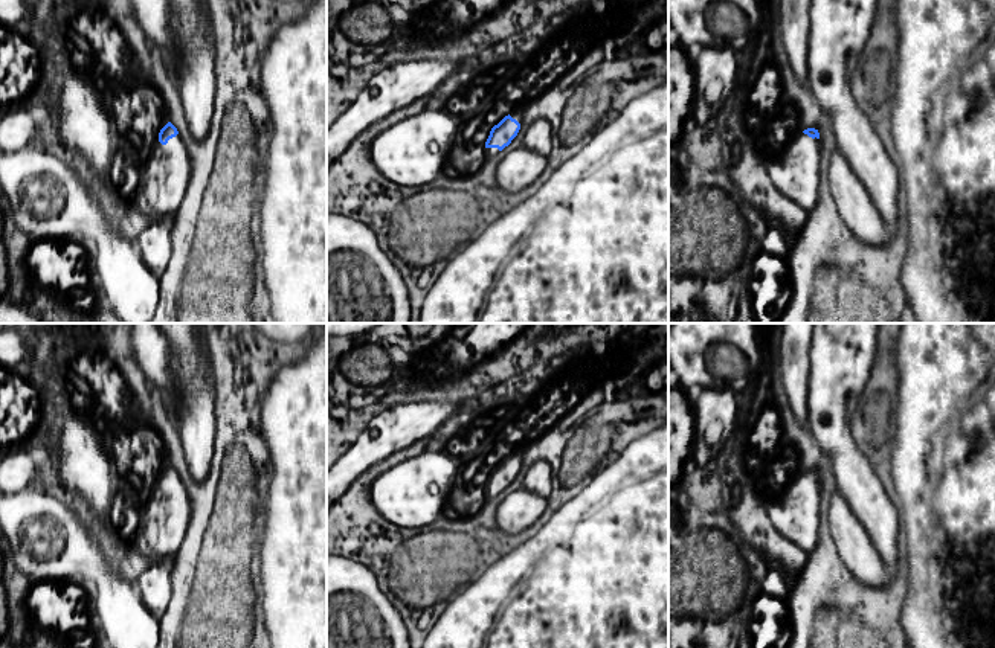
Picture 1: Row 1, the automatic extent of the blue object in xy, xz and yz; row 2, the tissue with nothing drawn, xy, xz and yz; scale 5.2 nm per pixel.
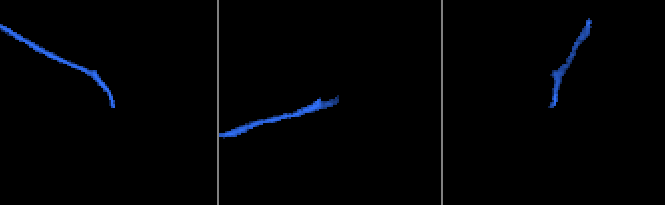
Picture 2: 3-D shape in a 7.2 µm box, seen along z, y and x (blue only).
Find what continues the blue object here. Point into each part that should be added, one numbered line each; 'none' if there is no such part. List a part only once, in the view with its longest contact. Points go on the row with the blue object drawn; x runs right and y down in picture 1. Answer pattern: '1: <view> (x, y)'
1: xy (162, 180)

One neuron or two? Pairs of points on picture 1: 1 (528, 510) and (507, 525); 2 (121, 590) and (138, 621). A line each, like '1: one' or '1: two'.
1: one
2: one

